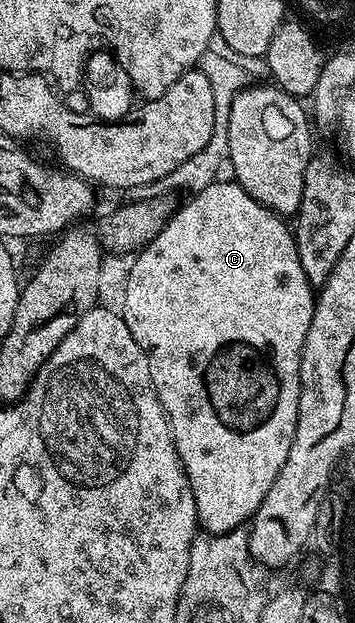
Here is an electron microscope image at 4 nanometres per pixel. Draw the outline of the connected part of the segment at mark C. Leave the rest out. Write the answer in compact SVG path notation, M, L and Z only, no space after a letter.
M234 181L221 182L211 182L207 187L194 192L190 196L191 200L168 219L163 232L134 256L135 264L127 275L127 288L123 291L123 307L121 306L123 320L125 325L129 325L129 333L133 333L133 341L141 345L145 361L149 361L149 373L155 392L161 401L163 412L171 421L171 436L193 489L198 526L208 535L224 535L226 531L240 530L244 524L254 519L257 509L265 501L265 493L273 489L273 481L277 481L281 465L285 465L289 457L299 412L301 353L305 337L309 333L309 321L313 321L316 300L311 283L305 277L305 269L301 269L301 257L297 253L295 236L288 220L249 197L241 184Z

